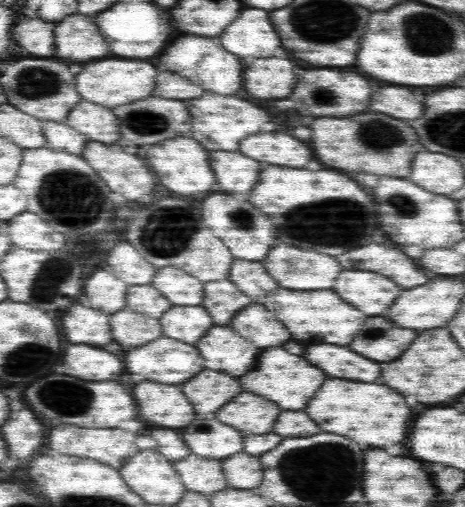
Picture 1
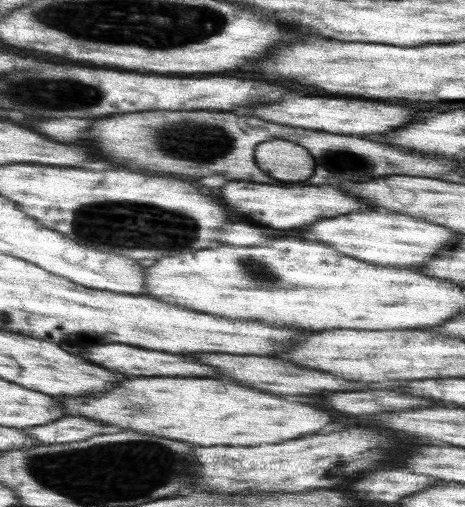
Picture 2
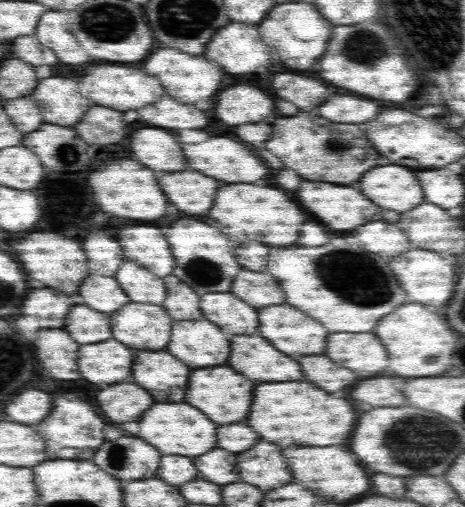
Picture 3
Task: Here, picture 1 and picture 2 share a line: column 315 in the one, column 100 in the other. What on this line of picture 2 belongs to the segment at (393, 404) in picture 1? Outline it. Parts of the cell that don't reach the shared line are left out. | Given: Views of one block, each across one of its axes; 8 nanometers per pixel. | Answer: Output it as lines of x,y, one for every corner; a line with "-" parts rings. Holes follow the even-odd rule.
134,378
94,398
66,398
66,406
70,406
72,416
98,418
106,424
116,424
136,432
150,430
150,434
186,440
200,446
274,444
318,432
334,422
332,414
320,408
288,402
282,396
268,392
262,394
256,388
236,386
216,378

